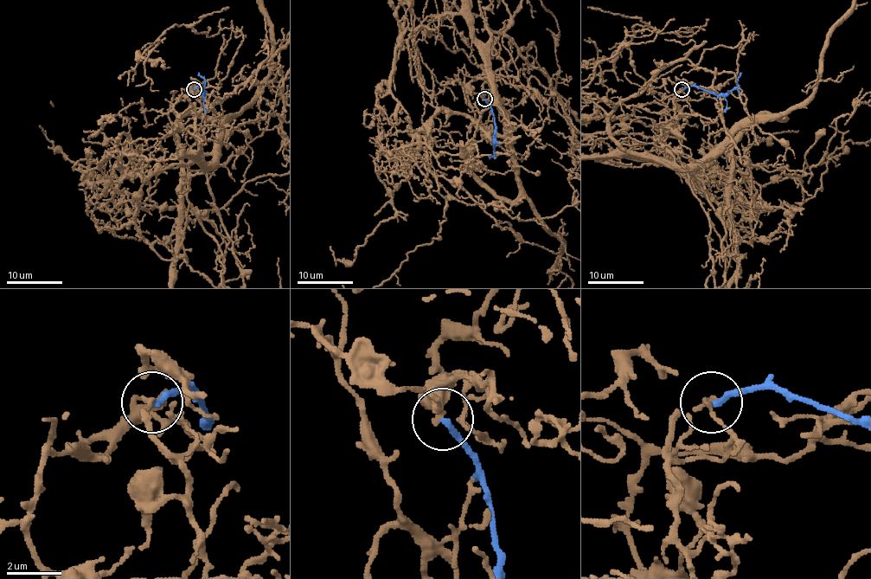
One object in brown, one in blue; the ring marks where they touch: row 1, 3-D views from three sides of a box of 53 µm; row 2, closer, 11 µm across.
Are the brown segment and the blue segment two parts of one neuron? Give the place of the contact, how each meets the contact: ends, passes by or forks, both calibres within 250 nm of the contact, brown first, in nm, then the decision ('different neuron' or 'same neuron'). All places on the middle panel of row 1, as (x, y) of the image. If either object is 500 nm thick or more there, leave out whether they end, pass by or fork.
at (484, 99); brown ends there; blue ends there; 200 nm thick on the brown side, 220 nm on the other; different neuron

